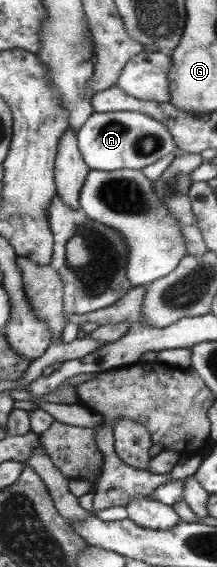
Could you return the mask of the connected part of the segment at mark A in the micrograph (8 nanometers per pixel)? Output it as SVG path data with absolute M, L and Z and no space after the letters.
M96 112L77 132L80 150L86 164L94 170L112 172L120 168L140 170L156 160L164 160L170 152L180 153L167 127L143 112Z

